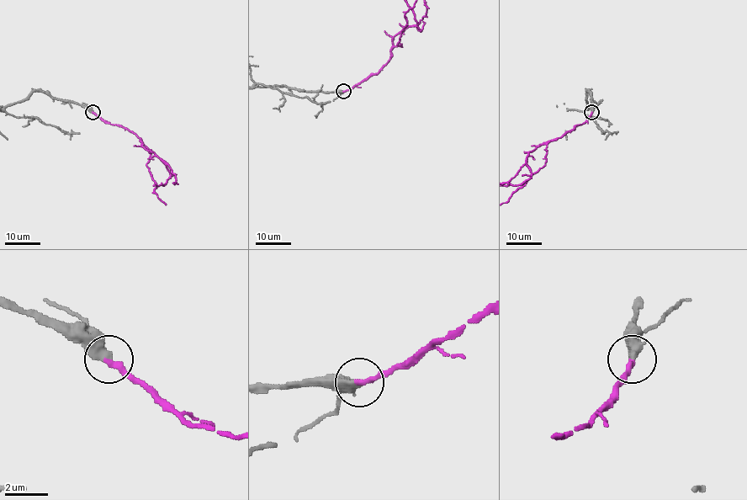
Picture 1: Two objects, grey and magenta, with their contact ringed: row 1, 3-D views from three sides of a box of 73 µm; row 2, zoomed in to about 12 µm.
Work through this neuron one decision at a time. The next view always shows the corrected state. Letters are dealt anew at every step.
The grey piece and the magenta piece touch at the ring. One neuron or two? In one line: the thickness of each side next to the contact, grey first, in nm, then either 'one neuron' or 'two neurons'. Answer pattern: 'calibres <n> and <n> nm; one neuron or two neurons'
calibres 480 and 260 nm; one neuron

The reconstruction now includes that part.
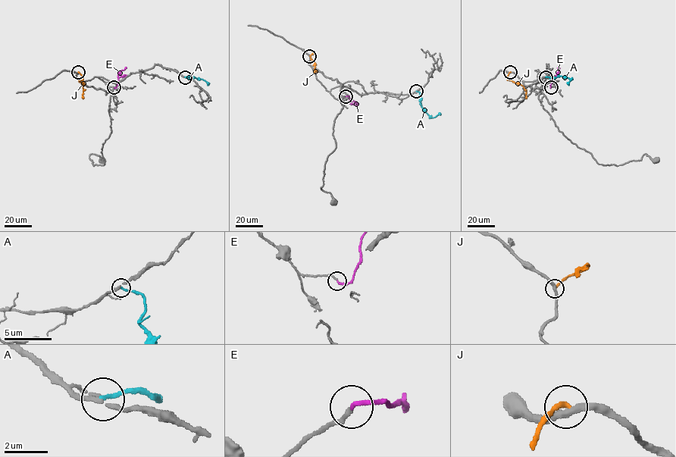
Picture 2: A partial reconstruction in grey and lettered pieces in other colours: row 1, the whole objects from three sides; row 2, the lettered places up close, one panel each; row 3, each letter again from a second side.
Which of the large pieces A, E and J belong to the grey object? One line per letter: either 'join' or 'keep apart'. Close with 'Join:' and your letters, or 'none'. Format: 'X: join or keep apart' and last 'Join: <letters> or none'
A: keep apart
E: join
J: keep apart
Join: E

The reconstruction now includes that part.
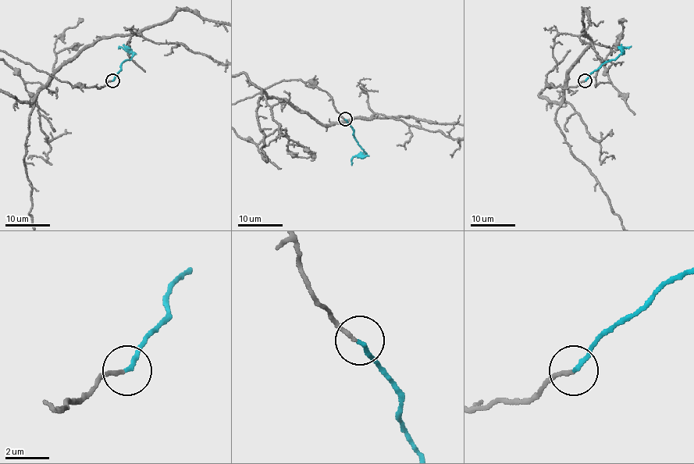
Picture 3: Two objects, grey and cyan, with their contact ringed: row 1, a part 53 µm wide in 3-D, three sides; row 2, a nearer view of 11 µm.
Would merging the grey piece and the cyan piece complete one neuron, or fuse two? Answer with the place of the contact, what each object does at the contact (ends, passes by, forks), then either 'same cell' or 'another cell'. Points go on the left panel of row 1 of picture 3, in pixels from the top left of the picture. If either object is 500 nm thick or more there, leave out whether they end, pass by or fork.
(112, 80) | grey ends | cyan ends | same cell

